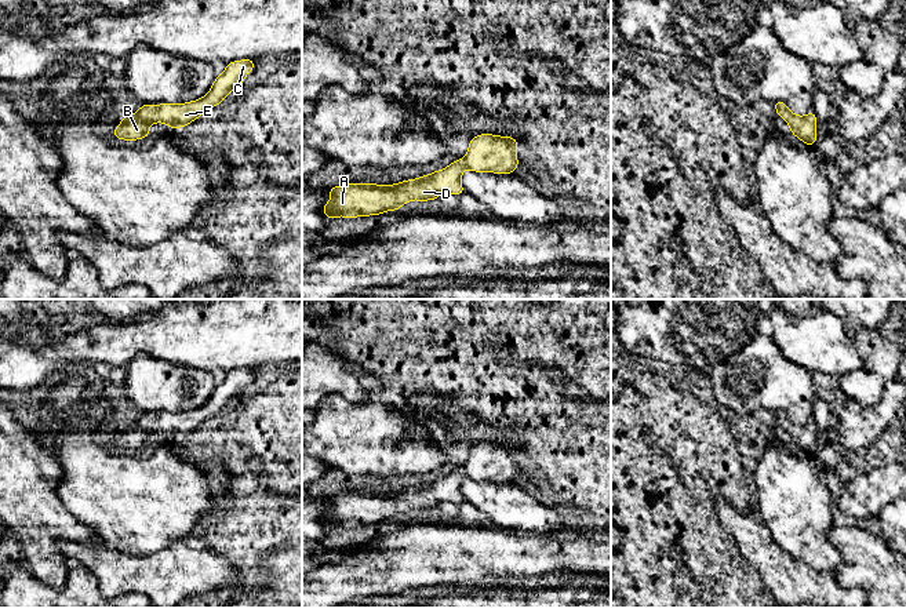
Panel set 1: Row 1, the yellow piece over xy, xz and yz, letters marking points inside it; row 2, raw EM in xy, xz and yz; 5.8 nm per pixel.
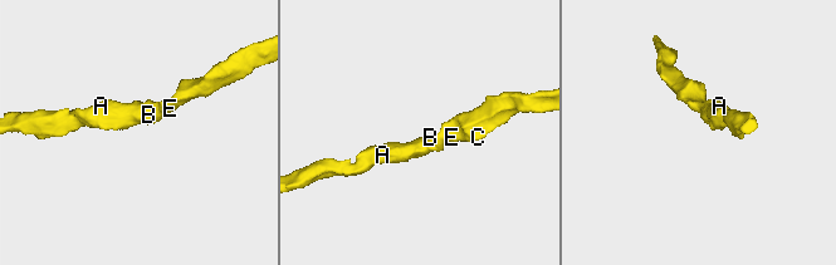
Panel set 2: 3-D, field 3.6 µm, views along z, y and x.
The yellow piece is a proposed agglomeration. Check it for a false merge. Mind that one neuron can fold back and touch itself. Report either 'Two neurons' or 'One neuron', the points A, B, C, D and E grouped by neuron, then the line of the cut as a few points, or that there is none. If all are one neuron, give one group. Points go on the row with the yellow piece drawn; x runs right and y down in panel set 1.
One neuron. Groups: A B C D E. No split

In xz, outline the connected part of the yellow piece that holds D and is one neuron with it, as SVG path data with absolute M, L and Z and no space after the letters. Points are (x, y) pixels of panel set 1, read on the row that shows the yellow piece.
M479 134L470 138L467 153L461 160L455 160L445 168L422 175L421 178L405 179L393 185L346 183L327 189L331 194L331 200L323 205L323 214L328 219L334 219L338 216L378 216L386 211L399 211L401 205L412 200L437 200L439 196L443 193L461 196L465 193L461 182L461 176L465 170L470 170L474 172L514 174L520 163L516 156L517 148L519 141L516 138L510 138L509 135L499 136L494 134Z

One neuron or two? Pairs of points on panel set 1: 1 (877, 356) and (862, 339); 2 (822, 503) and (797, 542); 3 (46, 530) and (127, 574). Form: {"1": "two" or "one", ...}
{"1": "one", "2": "one", "3": "two"}

